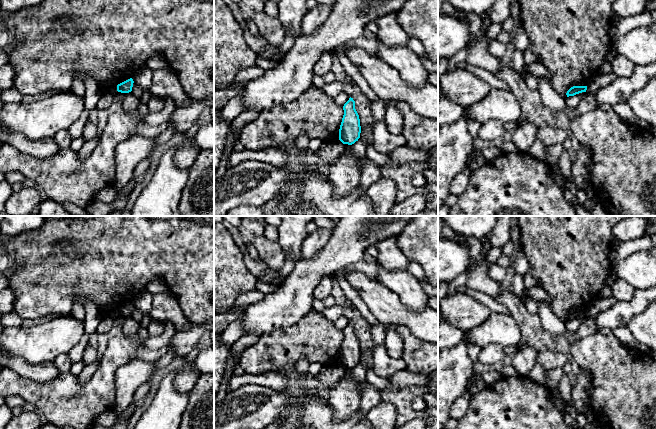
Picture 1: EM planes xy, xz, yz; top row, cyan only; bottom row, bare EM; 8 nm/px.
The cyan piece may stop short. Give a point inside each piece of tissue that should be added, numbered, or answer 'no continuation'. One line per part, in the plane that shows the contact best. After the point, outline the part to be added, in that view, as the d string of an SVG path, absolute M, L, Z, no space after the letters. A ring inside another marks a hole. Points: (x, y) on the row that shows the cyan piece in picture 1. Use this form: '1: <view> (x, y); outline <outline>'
no continuation

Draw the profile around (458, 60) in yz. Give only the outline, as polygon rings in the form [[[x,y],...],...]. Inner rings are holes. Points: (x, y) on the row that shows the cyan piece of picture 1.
[[[463,48],[457,52],[453,57],[448,59],[448,69],[446,72],[450,72],[459,67],[464,67],[466,64],[467,49]]]

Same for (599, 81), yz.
[[[613,73],[596,74],[587,84],[586,92],[594,94],[597,90],[608,86],[615,80],[616,76]]]

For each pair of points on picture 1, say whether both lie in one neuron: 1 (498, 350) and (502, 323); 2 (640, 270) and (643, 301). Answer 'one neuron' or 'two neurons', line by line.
1: two neurons
2: two neurons

